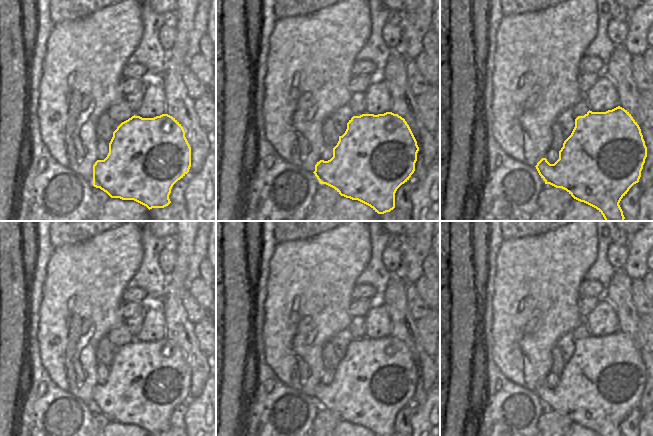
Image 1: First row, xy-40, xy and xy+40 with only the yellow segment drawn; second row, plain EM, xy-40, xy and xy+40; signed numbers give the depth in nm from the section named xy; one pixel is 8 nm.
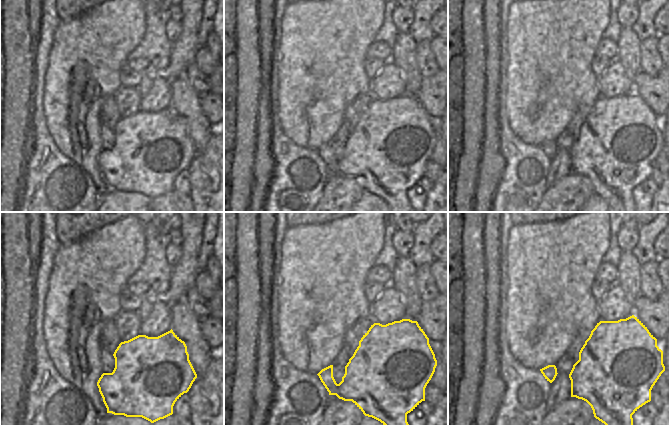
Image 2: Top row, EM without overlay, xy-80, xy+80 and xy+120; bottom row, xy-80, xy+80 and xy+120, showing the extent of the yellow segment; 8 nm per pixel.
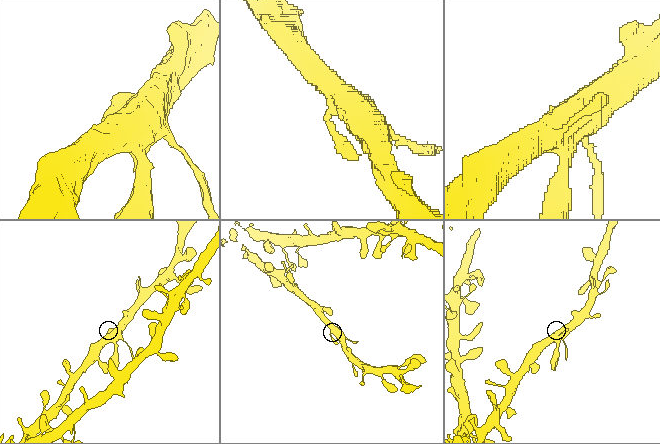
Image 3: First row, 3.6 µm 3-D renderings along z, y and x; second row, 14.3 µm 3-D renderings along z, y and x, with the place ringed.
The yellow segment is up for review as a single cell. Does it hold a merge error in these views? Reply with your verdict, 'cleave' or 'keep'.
keep

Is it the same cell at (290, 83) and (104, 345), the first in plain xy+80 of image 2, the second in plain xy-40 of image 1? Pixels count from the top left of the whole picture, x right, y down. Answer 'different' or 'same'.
different

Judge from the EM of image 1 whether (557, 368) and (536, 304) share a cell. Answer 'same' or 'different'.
different

